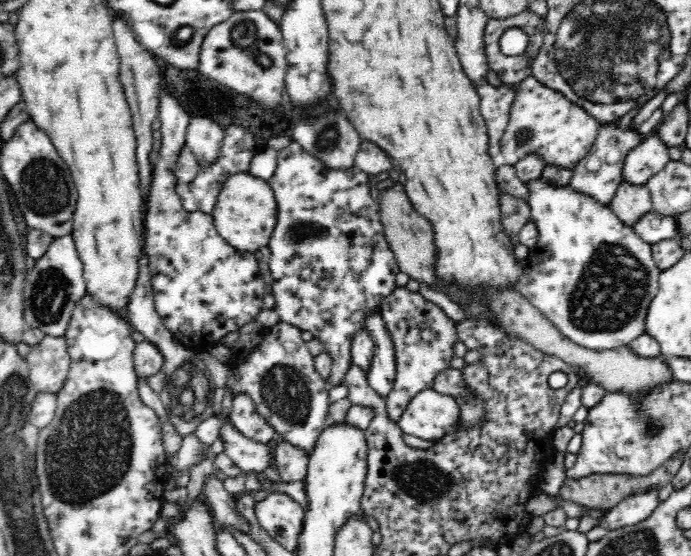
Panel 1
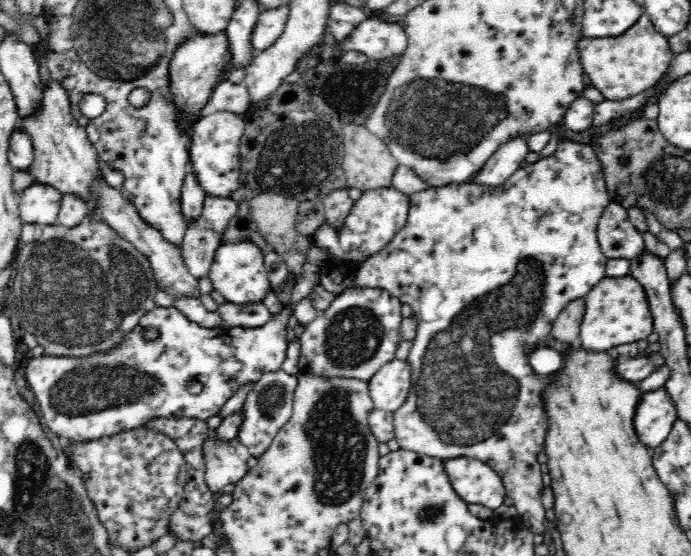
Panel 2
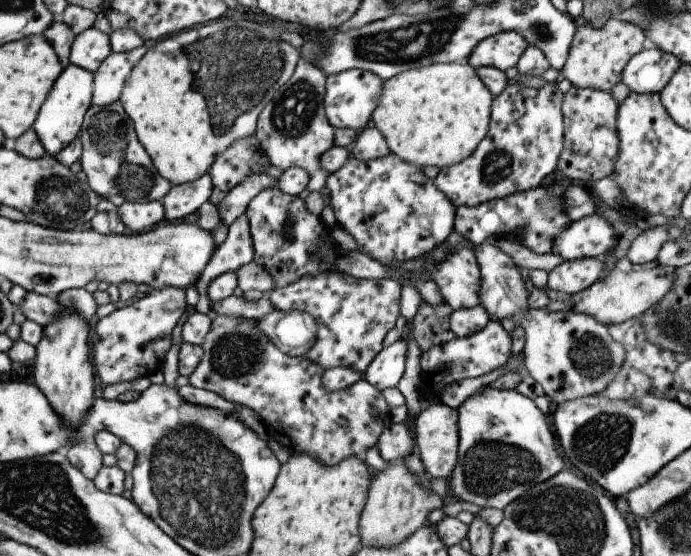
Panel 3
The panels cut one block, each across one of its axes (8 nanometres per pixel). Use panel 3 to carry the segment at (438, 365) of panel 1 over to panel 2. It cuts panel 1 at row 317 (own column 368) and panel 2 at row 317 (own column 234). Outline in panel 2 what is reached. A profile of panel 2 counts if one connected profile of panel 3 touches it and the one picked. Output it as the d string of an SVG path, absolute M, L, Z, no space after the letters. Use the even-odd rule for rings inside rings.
M378 287L343 290L325 311L305 325L299 338L301 347L297 364L298 374L316 375L322 379L352 378L368 382L383 364L394 360L396 350L404 340L400 335L403 319L402 304L399 298Z

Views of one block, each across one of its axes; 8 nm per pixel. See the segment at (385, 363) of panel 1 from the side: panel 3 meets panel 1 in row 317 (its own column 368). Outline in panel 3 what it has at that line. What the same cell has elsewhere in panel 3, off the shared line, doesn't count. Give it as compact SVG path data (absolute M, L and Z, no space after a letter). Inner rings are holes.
M399 338L390 346L382 348L370 360L362 373L362 379L380 391L395 387L405 370L405 341L404 338Z

